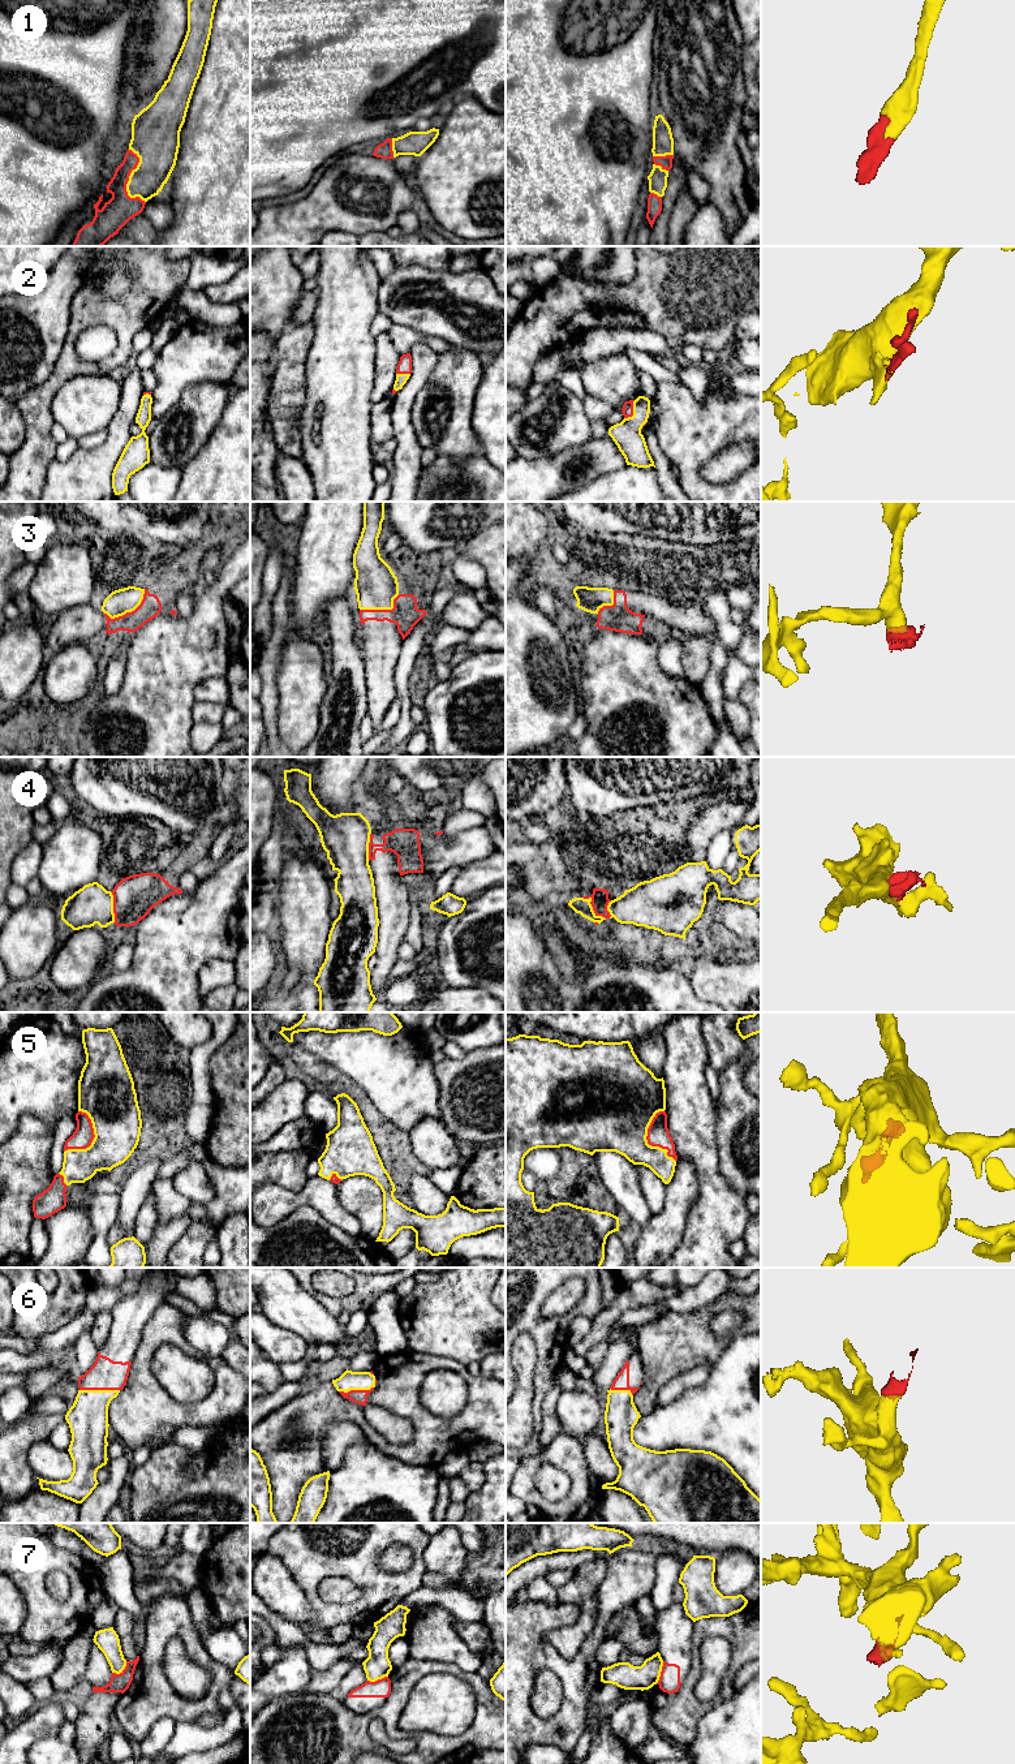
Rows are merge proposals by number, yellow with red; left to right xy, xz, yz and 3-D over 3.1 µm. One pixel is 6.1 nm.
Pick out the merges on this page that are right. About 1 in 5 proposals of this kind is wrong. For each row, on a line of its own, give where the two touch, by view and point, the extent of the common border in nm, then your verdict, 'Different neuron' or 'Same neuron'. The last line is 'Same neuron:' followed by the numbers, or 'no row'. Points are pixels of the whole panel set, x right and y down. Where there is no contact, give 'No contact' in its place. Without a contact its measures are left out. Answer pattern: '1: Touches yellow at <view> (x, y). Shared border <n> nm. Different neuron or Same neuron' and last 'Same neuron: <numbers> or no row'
1: Touches yellow at xy (129, 180). Shared border 360 nm. Same neuron
2: Touches yellow at yz (633, 412). Shared border 140 nm. Same neuron
3: Touches yellow at xy (129, 611). Shared border 300 nm. Same neuron
4: Touches yellow at yz (592, 907). Shared border 200 nm. Different neuron
5: Touches yellow at yz (646, 1143). Shared border 340 nm. Same neuron
6: Touches yellow at xy (99, 1390). Shared border 240 nm. Same neuron
7: Touches yellow at yz (661, 1670). Shared border 140 nm. Different neuron
Same neuron: 1, 2, 3, 5, 6

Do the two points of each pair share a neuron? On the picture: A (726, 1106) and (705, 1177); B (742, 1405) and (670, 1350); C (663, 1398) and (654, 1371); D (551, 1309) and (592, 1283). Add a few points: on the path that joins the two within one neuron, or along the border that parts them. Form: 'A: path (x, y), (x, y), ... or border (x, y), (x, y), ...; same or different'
A: border (713, 1109), (719, 1169); different
B: border (729, 1341), (721, 1356), (712, 1367); different
C: border (686, 1371), (670, 1379), (661, 1388), (657, 1405); different
D: border (584, 1281), (584, 1296), (566, 1313); different

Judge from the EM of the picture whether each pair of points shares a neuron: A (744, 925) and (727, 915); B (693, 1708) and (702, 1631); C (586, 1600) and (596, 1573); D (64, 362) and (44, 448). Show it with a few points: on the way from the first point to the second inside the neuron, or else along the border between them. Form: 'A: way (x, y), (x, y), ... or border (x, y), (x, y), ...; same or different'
A: way (740, 921), (731, 915); same
B: way (689, 1689), (689, 1682), (696, 1670), (696, 1651); same
C: way (586, 1593), (586, 1582), (589, 1579); same
D: way (52, 383), (39, 398), (39, 427); same

